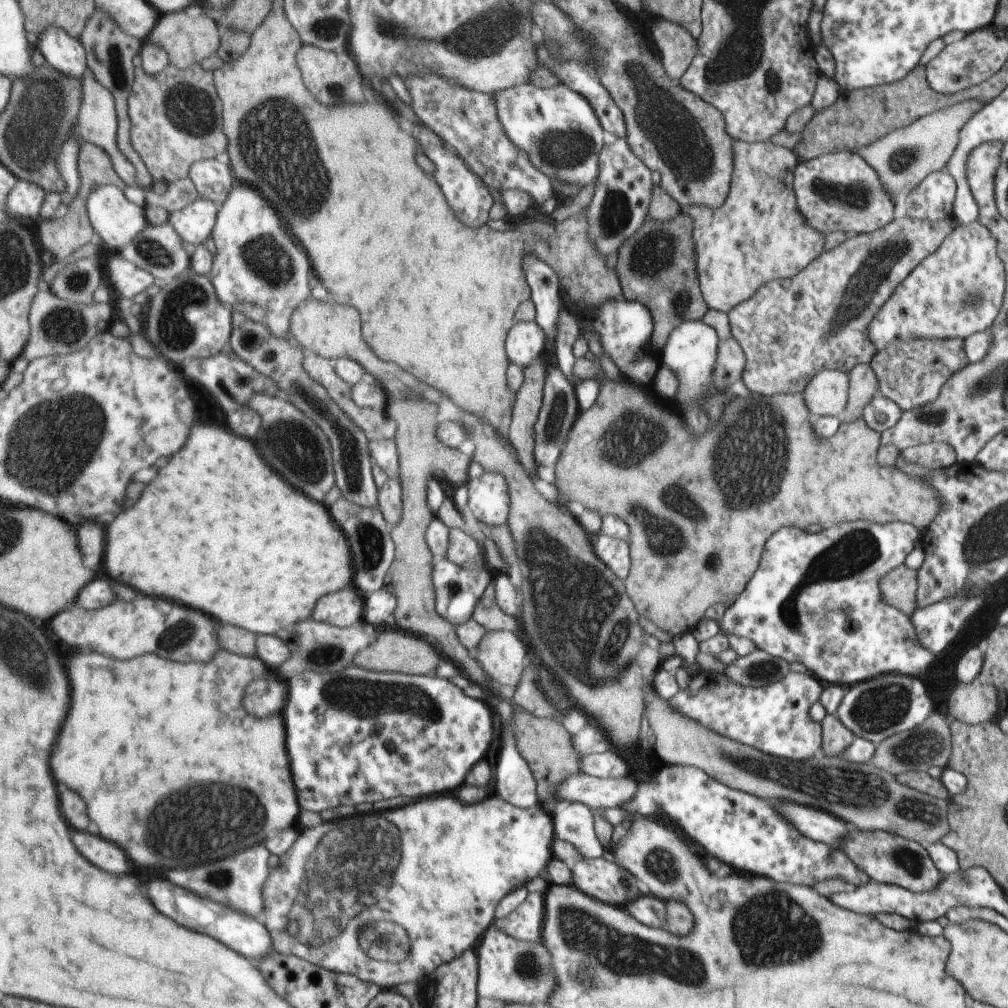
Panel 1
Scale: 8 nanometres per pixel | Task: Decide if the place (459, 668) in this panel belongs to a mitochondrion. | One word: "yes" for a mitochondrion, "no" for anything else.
no

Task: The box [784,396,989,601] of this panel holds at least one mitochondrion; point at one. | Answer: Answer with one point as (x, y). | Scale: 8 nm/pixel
(934, 417)

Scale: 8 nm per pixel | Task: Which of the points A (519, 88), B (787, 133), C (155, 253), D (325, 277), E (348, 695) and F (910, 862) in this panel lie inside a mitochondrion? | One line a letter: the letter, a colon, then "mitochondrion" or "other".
A: other
B: other
C: mitochondrion
D: other
E: mitochondrion
F: mitochondrion

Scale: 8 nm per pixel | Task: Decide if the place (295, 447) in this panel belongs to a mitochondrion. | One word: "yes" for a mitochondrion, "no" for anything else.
yes

